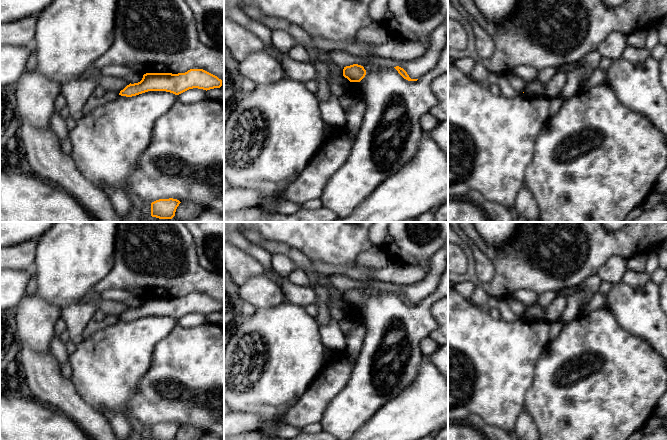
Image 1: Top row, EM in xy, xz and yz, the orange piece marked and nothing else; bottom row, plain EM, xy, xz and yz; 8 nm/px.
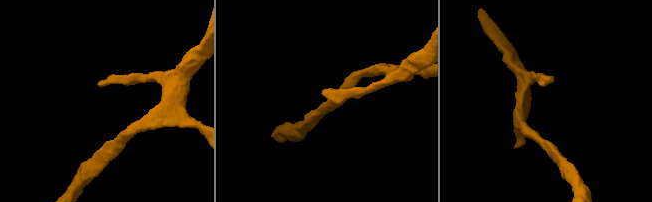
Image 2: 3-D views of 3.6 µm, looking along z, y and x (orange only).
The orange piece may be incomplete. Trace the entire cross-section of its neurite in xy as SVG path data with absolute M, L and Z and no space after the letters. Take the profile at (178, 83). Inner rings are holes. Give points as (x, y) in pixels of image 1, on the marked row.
M190 69L185 73L146 73L140 82L129 84L119 95L132 97L148 91L166 91L179 95L189 89L210 90L220 88L222 80L203 70Z

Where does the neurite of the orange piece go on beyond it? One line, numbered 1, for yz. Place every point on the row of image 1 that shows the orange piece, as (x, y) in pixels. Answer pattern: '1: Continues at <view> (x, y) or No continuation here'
1: No continuation here

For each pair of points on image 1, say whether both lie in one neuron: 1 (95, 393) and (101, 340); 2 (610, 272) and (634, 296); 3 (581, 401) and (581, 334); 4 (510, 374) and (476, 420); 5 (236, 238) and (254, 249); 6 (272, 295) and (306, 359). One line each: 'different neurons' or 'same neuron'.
1: same neuron
2: different neurons
3: same neuron
4: different neurons
5: same neuron
6: different neurons

